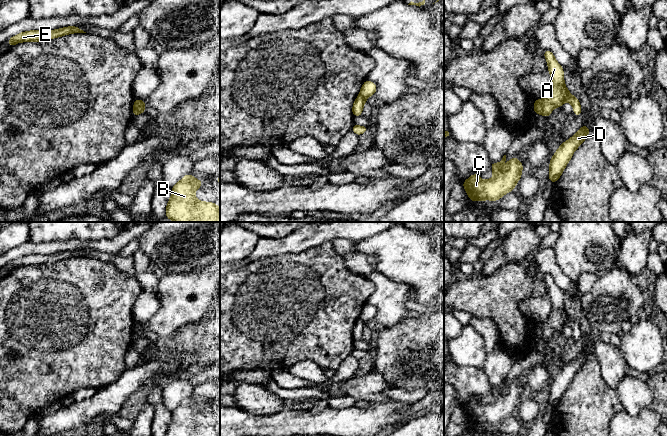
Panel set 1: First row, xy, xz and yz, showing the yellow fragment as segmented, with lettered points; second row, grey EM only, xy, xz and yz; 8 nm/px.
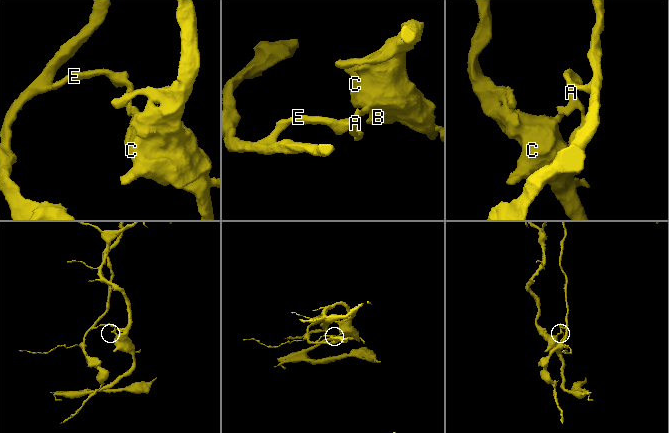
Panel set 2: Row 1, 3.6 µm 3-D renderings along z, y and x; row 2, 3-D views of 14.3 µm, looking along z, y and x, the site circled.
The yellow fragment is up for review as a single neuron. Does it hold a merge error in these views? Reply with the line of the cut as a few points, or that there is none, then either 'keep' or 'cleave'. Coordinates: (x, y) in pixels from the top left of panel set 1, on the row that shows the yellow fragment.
cut yz (540, 99), (541, 113); cleave

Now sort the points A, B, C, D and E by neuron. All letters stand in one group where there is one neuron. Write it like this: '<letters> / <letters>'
A D E / B C

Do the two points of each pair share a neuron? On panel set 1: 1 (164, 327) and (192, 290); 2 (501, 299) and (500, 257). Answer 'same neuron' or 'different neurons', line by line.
1: same neuron
2: different neurons

